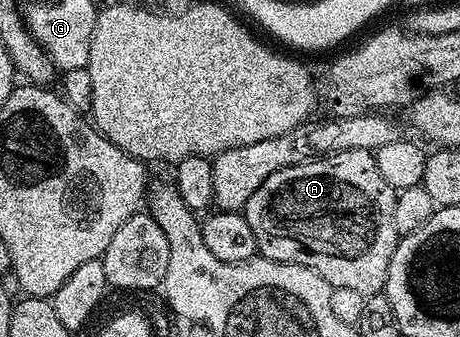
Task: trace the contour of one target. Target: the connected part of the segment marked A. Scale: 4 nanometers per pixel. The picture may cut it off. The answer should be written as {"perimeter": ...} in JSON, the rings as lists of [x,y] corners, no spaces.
{"perimeter":[[[347,149],[343,153],[327,155],[323,159],[310,159],[308,163],[300,163],[294,167],[279,169],[279,173],[271,173],[271,177],[267,177],[267,181],[263,181],[263,185],[259,185],[259,189],[255,189],[255,193],[251,193],[251,197],[245,202],[243,214],[245,223],[251,225],[251,233],[255,233],[257,250],[264,258],[280,263],[294,263],[295,265],[309,267],[315,273],[319,273],[319,277],[326,279],[330,287],[334,289],[342,287],[345,291],[354,291],[358,297],[364,297],[380,295],[385,290],[387,269],[391,265],[391,257],[395,253],[399,238],[395,229],[396,196],[397,192],[391,185],[387,185],[387,181],[383,181],[383,176],[379,174],[379,165],[374,152],[364,151],[363,149]]]}

